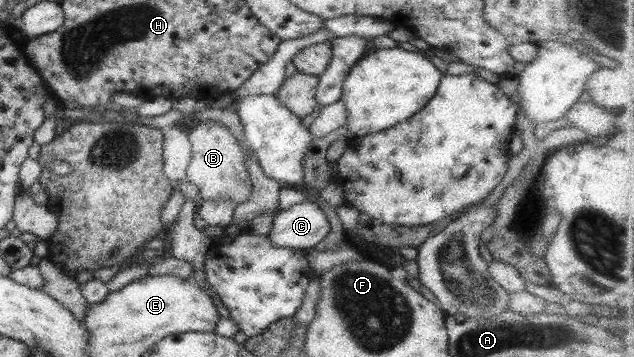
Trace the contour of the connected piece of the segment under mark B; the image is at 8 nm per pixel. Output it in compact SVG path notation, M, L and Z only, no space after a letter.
M204 121L195 126L188 135L191 158L186 178L194 184L202 200L229 200L233 206L243 204L251 196L250 179L244 165L245 154L230 131L217 122Z

